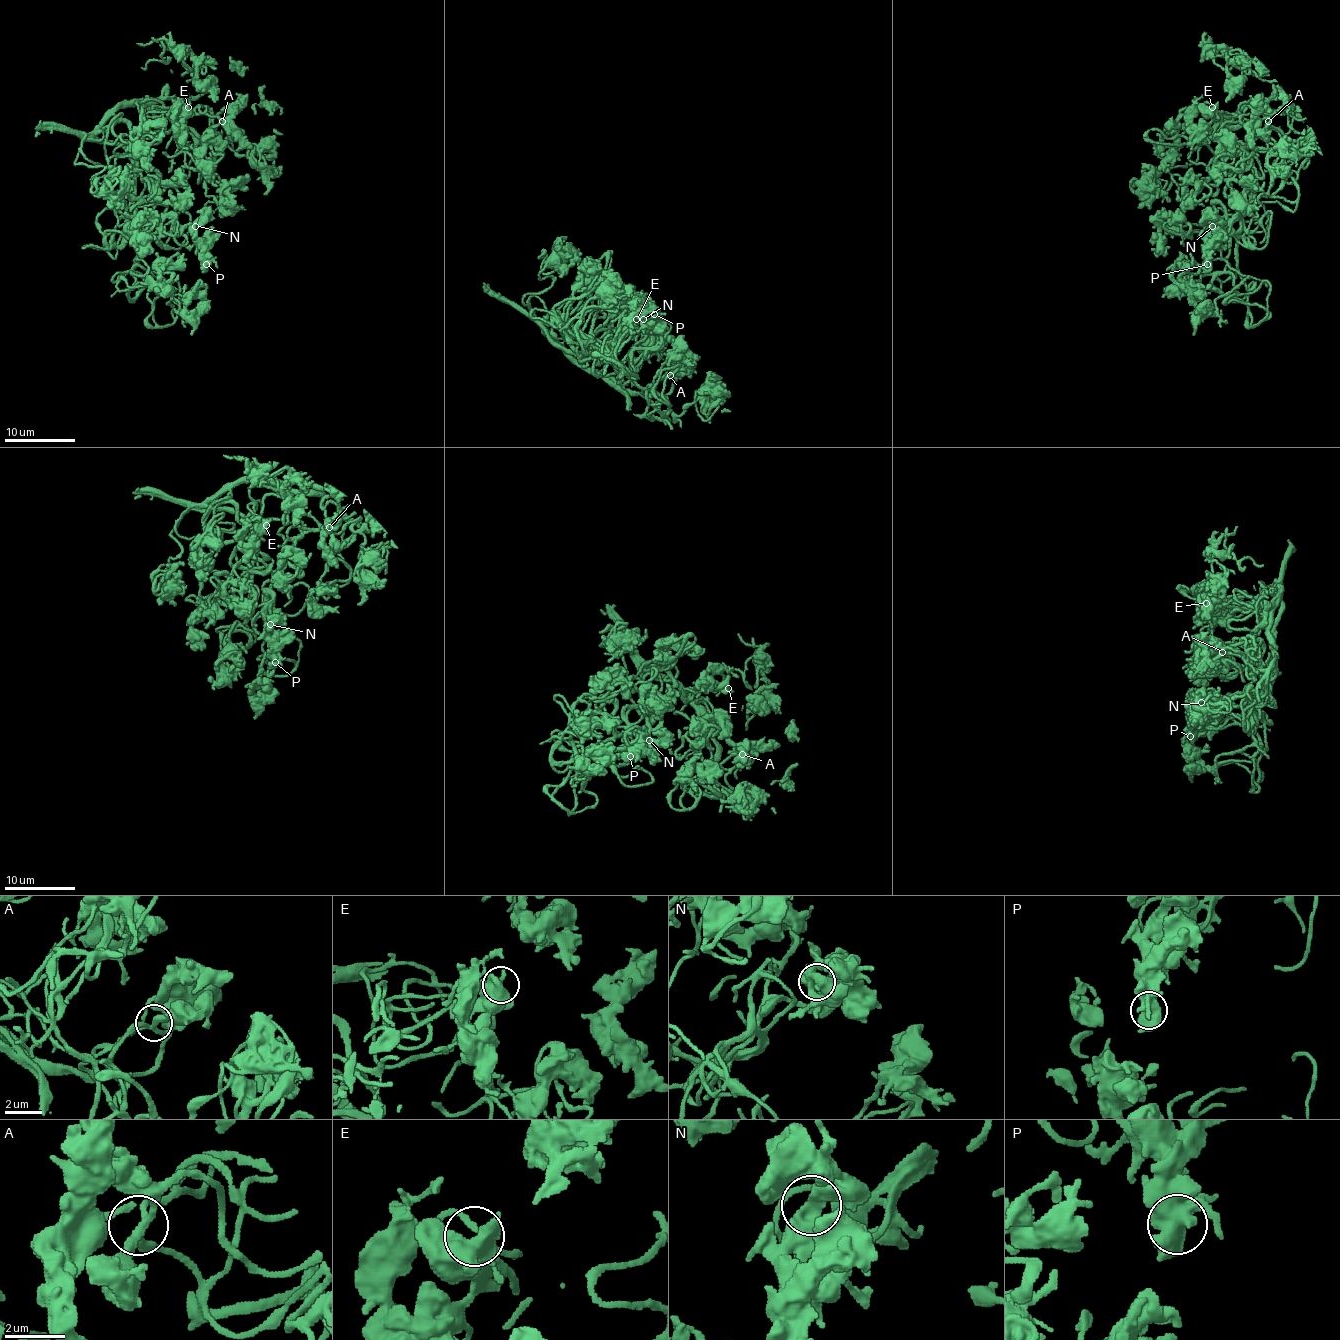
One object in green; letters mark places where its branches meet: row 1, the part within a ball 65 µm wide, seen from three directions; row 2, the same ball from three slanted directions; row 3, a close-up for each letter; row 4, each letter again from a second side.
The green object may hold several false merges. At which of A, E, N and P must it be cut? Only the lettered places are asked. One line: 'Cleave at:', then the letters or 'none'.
Cleave at: none

